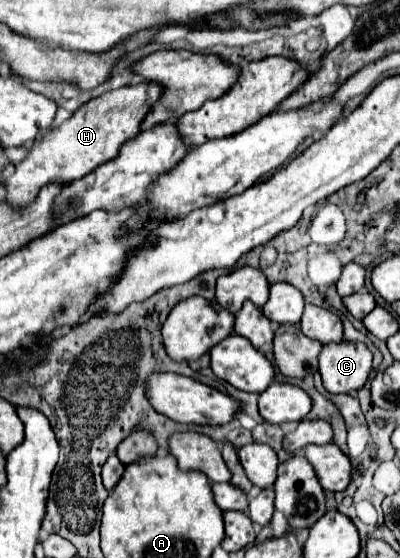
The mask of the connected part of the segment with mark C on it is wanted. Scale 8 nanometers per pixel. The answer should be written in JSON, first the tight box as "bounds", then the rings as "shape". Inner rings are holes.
{"bounds":[319,340,373,394],"shape":[[[351,340],[331,342],[331,346],[323,346],[319,354],[319,372],[323,378],[323,386],[331,394],[349,394],[351,390],[359,390],[369,378],[371,362],[373,354],[363,342],[351,342]]]}

